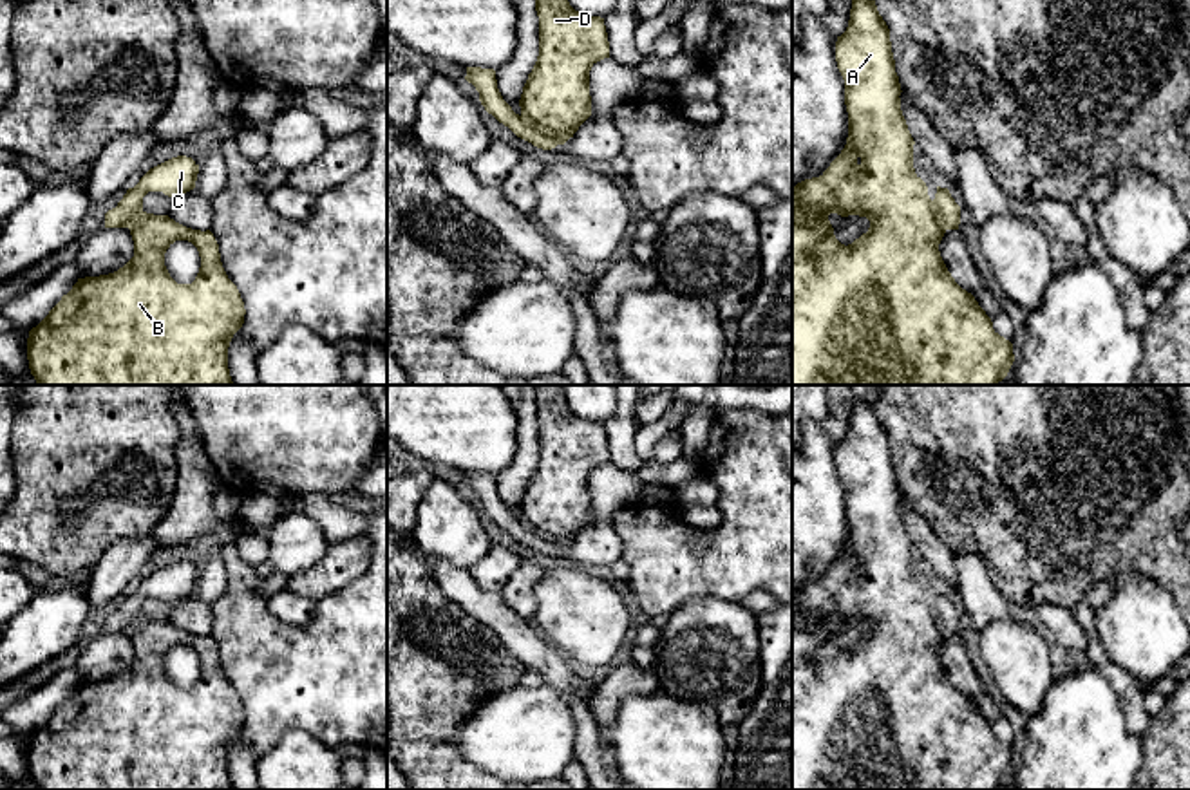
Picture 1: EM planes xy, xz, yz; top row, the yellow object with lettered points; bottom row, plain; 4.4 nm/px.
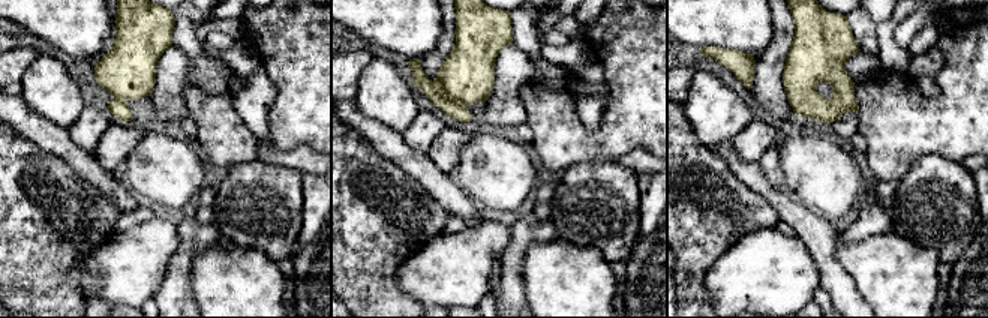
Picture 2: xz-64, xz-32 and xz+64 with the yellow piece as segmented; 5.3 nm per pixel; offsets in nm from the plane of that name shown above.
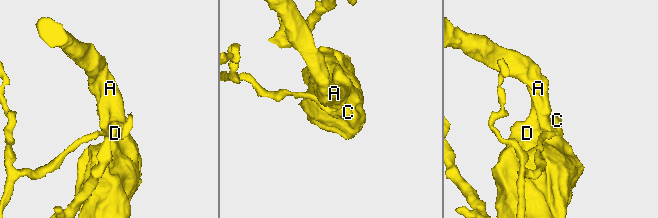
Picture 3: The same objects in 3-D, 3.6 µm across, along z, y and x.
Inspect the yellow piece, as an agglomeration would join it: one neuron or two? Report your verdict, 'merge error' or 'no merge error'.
merge error

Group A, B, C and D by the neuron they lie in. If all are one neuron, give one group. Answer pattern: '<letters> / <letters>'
A B D / C

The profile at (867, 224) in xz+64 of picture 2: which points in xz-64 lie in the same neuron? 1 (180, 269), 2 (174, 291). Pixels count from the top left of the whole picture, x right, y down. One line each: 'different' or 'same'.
1: same
2: same

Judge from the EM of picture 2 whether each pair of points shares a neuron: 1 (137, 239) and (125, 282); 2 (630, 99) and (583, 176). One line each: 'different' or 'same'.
1: same
2: different

